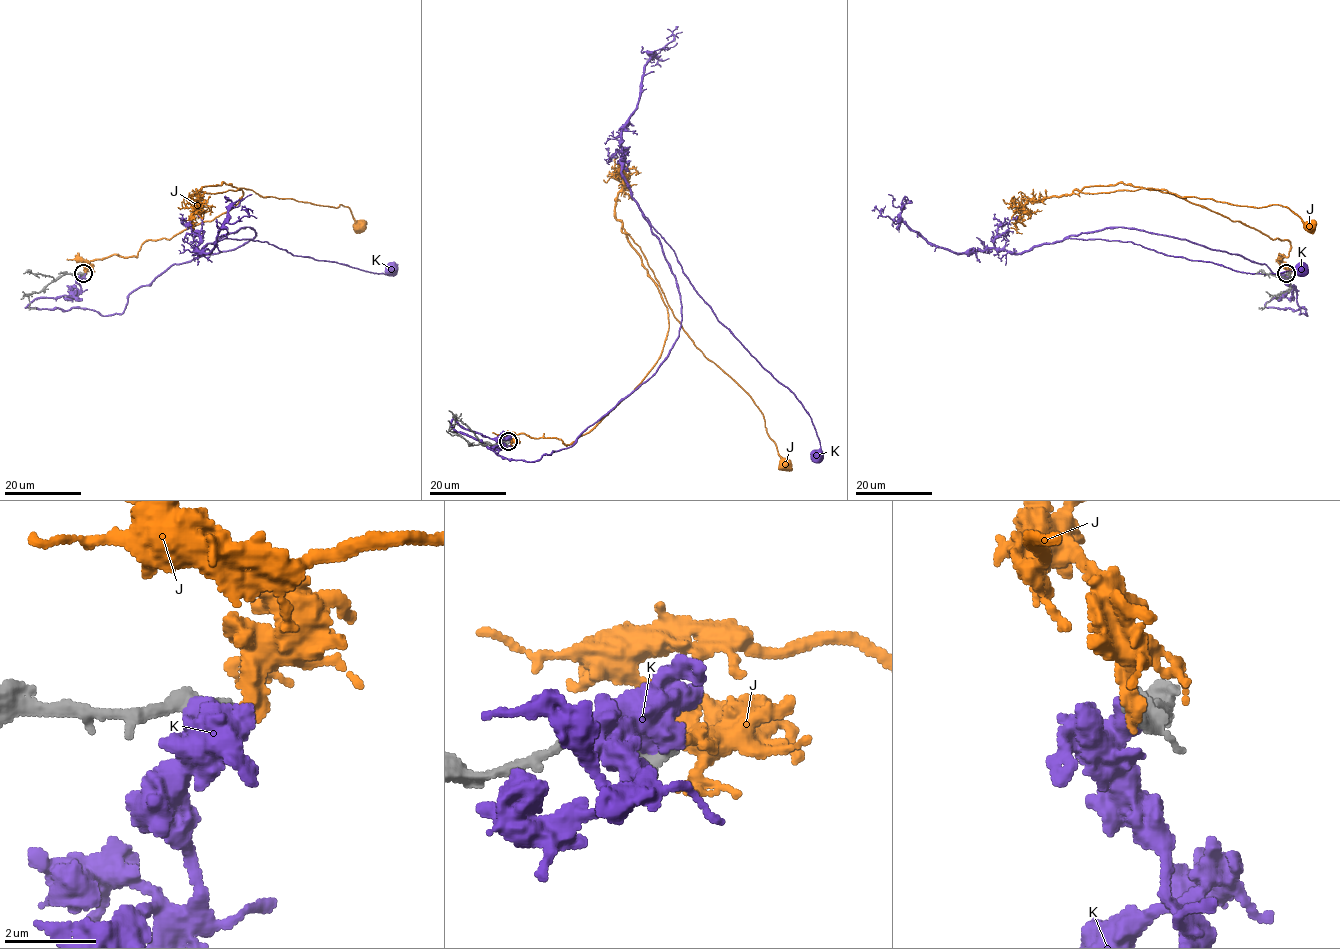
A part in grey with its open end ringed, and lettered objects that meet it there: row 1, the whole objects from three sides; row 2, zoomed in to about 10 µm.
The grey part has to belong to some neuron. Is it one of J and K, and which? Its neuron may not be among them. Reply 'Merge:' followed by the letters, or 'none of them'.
Merge: none of them

